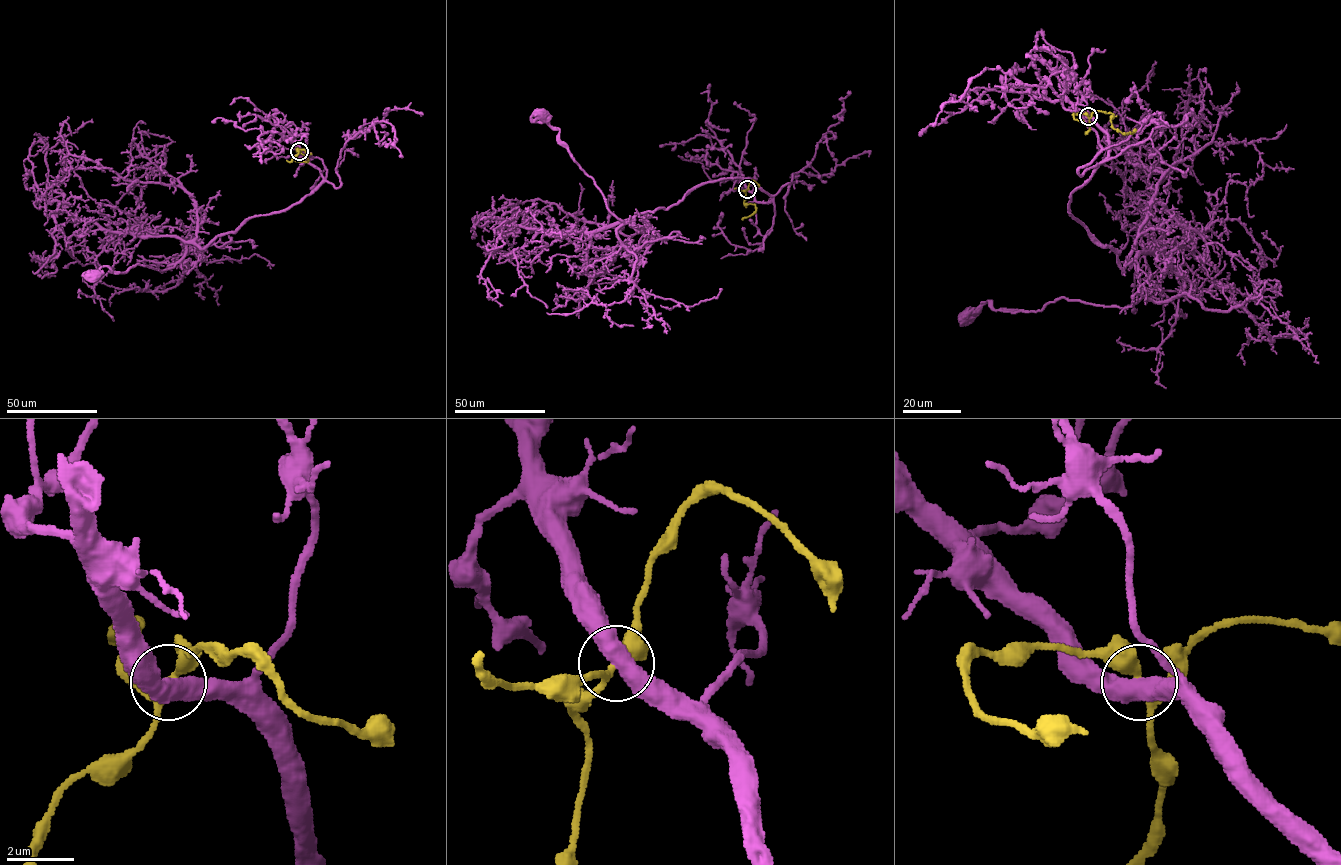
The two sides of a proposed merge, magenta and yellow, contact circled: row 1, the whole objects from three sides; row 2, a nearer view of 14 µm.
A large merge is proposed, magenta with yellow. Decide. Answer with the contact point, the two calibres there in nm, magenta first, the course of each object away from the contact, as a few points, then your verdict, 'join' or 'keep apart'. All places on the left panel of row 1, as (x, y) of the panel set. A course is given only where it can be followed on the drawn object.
at (299, 151); 500 nm thick on the magenta side, 240 nm on the other; magenta runs (299, 151), (323, 180), (298, 202), (248, 218), (203, 248), (187, 242), (173, 267), (102, 266), (91, 275); yellow runs (299, 151), (307, 161), (294, 159); join

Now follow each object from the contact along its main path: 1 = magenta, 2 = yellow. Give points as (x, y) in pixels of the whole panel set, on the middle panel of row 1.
1: (747, 189), (771, 200), (749, 179), (728, 178), (624, 223), (539, 114)
2: (747, 189), (744, 204), (754, 204), (755, 211), (742, 219)

